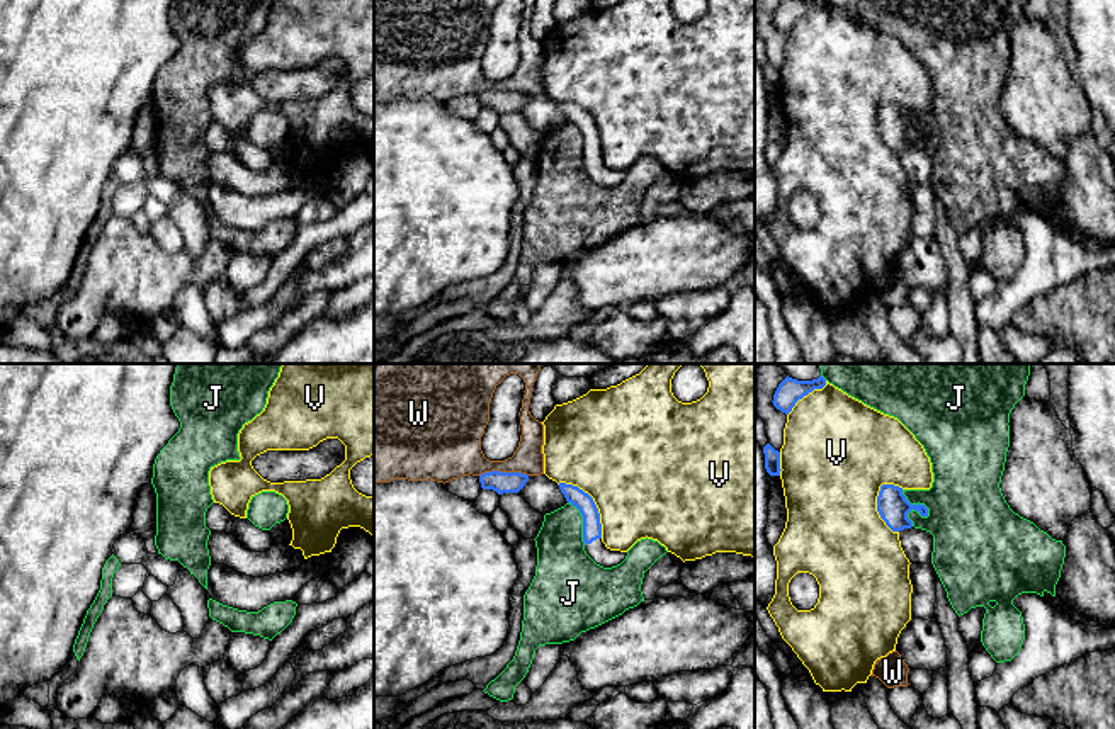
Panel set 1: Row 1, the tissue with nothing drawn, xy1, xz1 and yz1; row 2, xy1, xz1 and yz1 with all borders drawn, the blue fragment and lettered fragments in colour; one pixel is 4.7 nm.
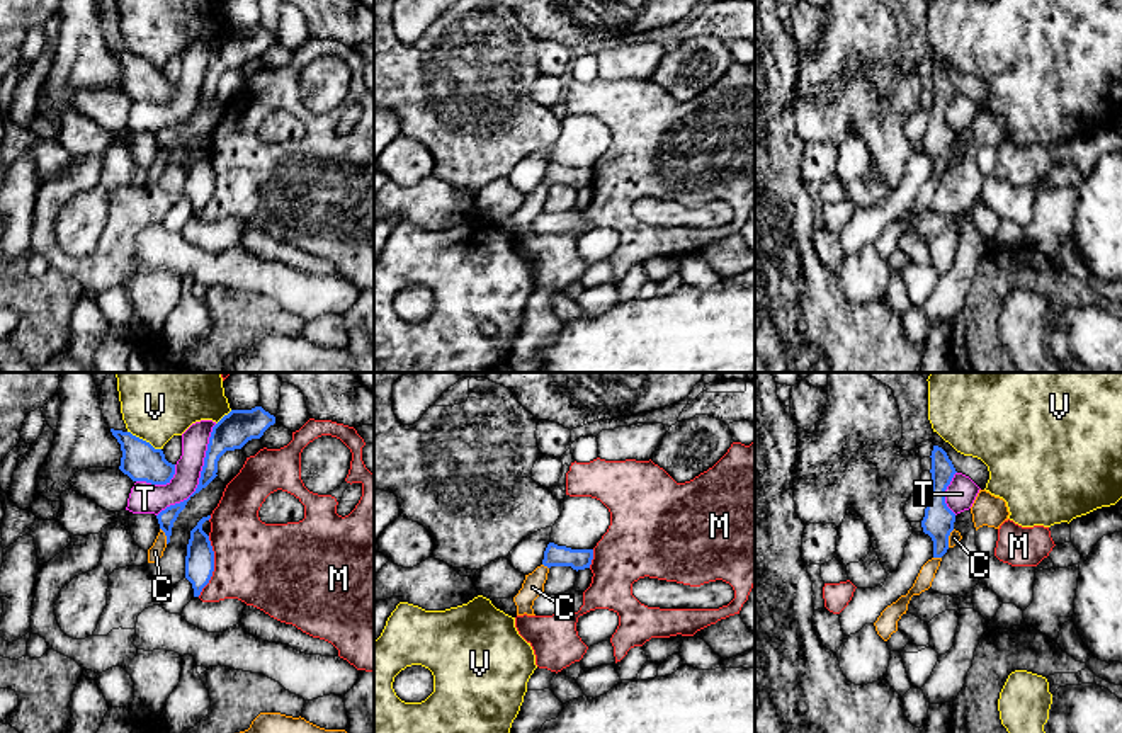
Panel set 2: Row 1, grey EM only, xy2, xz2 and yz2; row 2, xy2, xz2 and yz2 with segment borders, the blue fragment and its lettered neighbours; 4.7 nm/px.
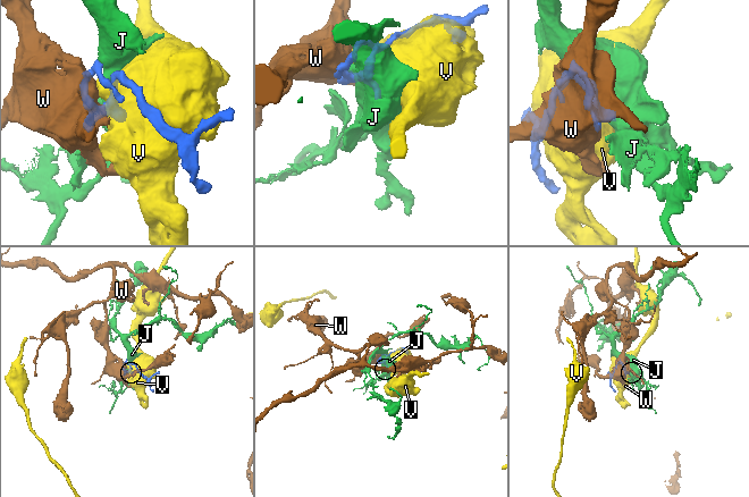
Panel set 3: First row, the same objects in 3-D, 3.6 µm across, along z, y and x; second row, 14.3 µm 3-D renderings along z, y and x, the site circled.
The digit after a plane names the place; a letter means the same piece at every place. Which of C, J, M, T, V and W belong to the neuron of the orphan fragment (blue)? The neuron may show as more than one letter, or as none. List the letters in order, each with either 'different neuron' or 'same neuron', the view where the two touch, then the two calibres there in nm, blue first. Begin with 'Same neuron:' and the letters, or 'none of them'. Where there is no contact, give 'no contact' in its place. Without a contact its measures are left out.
Same neuron: none of them
C: different neuron | yz2 | 150/60 nm
J: different neuron | yz1 | 150/400 nm
M: different neuron | xy2 | 140/400 nm
T: different neuron | xy2 | 160/140 nm
V: different neuron | xz1 | 100/500 nm
W: different neuron | xz1 | 100/240 nm

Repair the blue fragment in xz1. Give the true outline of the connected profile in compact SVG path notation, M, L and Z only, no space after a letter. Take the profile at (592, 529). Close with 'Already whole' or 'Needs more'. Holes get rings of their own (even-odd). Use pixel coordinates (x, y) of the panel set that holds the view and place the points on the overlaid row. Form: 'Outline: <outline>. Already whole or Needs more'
Outline: M558 484L566 501L576 506L583 517L583 542L586 554L600 566L612 568L620 564L627 552L610 551L602 542L600 513L593 498L578 486Z. Needs more

